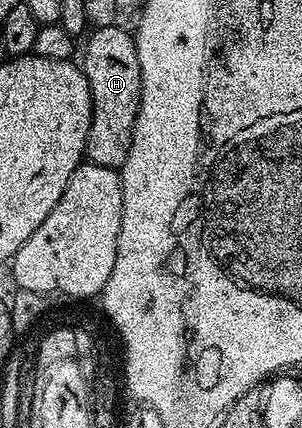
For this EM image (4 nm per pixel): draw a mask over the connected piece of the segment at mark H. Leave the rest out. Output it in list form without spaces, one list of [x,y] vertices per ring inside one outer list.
[[[118,23],[110,24],[104,28],[94,29],[86,37],[87,45],[82,45],[81,67],[85,78],[89,82],[91,91],[91,125],[87,135],[86,159],[97,166],[106,168],[122,169],[125,158],[129,158],[129,146],[133,138],[133,126],[137,122],[137,114],[141,106],[141,62],[137,58],[137,46],[135,37],[130,31],[119,28]]]

